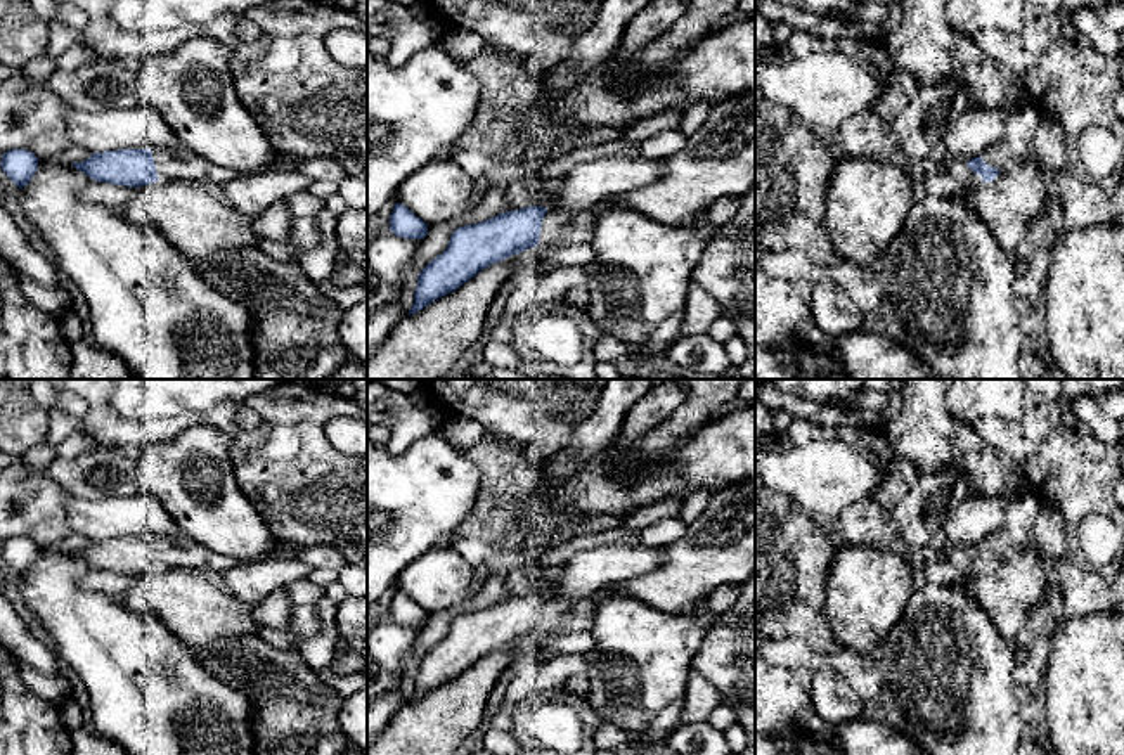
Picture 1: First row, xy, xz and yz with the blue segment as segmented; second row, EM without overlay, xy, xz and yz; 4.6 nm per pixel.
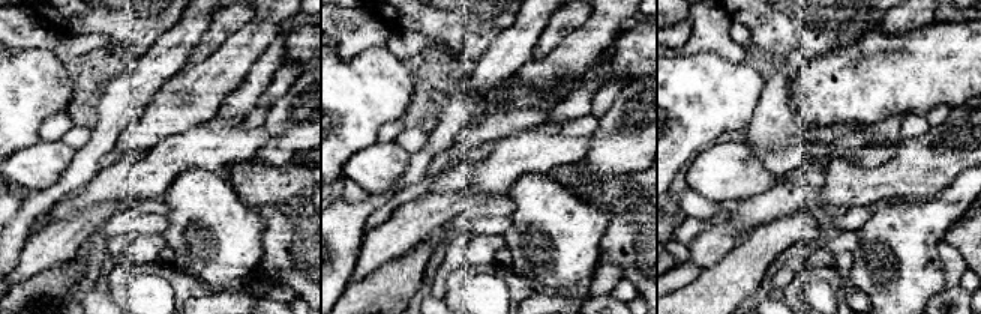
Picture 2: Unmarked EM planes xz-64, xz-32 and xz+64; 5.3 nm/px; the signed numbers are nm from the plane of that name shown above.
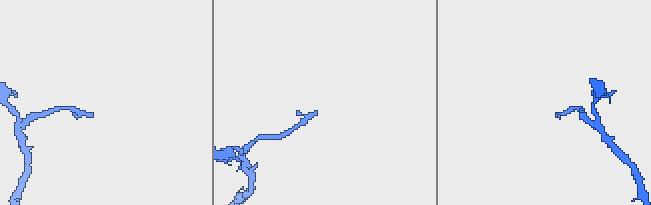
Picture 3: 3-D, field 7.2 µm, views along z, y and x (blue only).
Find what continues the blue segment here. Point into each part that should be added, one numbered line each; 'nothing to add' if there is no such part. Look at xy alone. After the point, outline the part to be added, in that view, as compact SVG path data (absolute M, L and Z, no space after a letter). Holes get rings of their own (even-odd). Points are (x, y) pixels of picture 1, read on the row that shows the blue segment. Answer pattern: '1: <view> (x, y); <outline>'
1: xy (182, 165); M184 145L177 149L152 151L152 158L159 178L189 182L215 190L236 178L248 177L244 173L220 168Z

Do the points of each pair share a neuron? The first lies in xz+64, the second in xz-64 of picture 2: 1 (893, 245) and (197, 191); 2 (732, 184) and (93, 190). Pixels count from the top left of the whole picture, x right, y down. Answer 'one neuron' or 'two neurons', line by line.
1: one neuron
2: two neurons

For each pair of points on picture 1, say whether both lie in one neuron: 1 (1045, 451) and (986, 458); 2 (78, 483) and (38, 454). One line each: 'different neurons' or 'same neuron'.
1: different neurons
2: different neurons

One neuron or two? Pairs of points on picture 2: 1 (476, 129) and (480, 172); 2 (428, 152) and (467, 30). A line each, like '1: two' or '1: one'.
1: two
2: two

